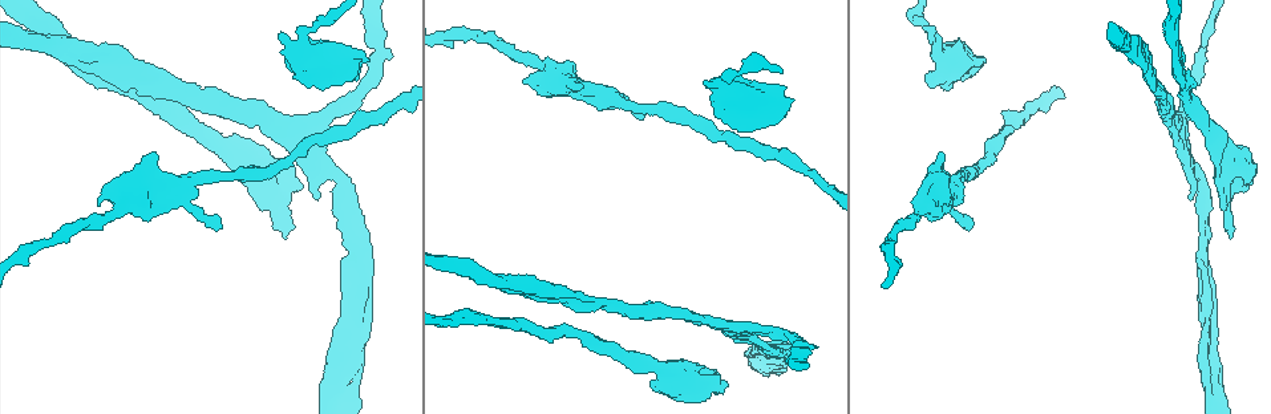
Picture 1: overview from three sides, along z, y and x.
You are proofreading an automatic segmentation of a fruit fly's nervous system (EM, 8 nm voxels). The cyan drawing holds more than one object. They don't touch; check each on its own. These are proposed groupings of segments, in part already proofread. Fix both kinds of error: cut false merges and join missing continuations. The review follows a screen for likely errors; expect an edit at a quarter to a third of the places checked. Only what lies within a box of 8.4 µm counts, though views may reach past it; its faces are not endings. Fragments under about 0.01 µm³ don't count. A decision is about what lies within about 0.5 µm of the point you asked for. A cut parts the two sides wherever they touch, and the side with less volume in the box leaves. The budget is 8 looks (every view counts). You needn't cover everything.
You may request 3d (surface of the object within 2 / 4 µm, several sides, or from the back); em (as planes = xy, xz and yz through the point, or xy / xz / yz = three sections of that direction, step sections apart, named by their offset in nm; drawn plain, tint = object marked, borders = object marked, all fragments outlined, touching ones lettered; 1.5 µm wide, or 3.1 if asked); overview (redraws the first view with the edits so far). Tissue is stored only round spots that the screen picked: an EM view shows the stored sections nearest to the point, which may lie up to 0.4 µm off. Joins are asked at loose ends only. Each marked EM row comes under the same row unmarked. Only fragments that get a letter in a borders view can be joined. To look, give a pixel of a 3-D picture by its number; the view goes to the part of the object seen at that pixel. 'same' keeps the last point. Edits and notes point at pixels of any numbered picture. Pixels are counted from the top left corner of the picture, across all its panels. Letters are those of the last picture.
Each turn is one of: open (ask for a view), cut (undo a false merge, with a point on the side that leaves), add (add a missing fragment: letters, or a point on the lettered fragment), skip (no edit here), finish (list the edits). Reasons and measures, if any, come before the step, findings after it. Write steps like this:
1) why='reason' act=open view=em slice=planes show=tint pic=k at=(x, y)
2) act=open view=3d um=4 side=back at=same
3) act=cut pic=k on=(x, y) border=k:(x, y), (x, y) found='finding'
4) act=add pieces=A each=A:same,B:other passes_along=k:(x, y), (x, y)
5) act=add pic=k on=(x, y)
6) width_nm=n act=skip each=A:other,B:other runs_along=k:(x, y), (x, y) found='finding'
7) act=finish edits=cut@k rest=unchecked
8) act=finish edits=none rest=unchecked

why='four or more arms meet' act=open view=em slice=planes show=borders pic=1 at=(720, 321)

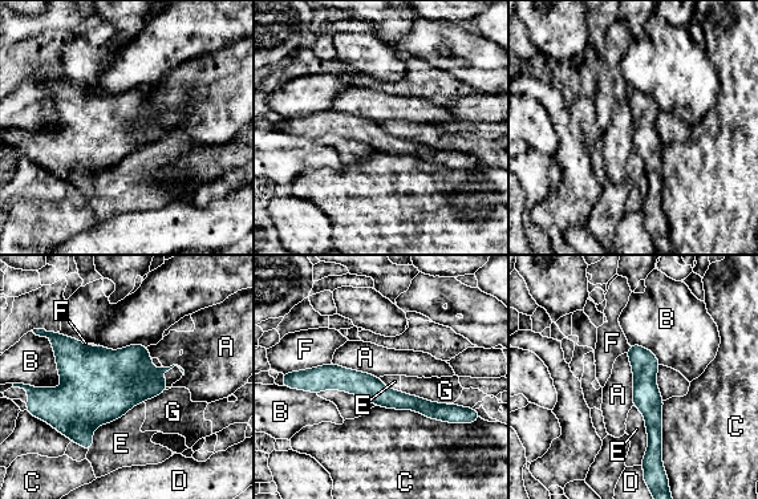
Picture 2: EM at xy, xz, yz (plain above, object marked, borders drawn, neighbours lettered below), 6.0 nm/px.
act=skip each=A:other,B:other,C:other,D:other,E:other,F:other,G:other runs_along=2:(307, 377), (450, 409) found='all the same cell'

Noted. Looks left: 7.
why='stops while still wide' act=open view=3d um=4 pic=1 at=(306, 83)

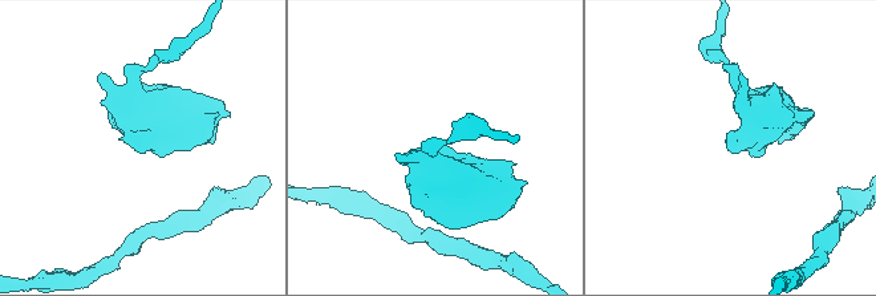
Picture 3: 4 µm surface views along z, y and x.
why='now the EM' act=open view=em slice=yz step=4 show=tint pic=3 at=(729, 146)

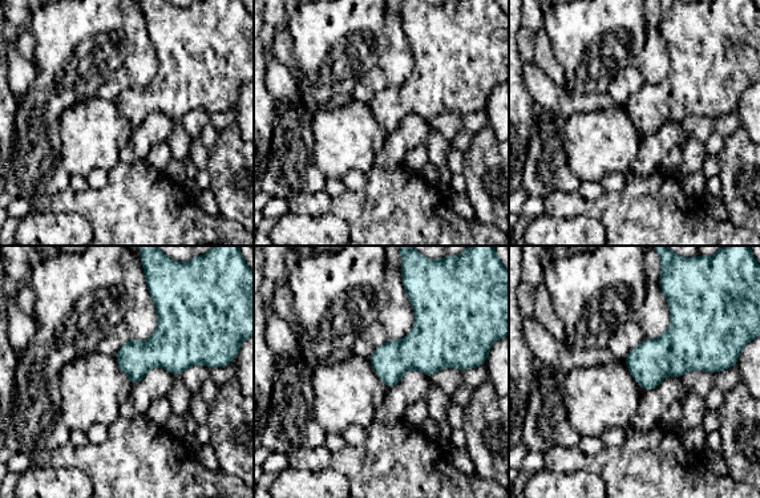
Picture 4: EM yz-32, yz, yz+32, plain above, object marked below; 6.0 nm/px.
why='another direction' act=open view=em slice=planes show=borders at=same

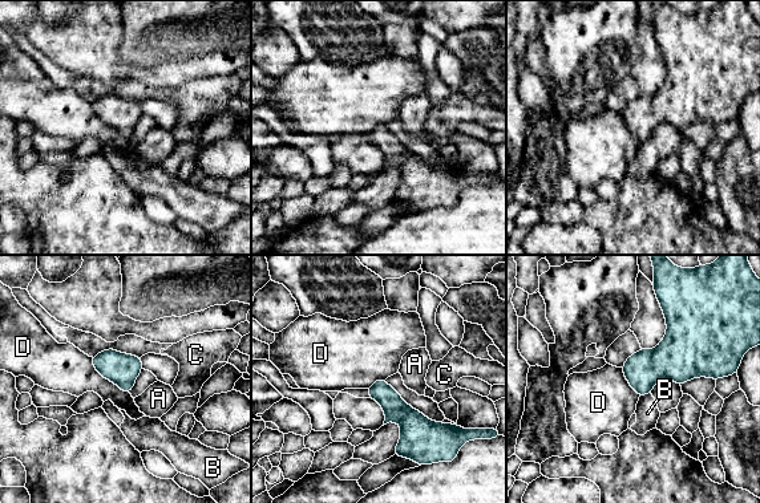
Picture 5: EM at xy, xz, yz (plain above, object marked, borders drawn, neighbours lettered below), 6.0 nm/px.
longest_contact=D:340nm act=skip each=A:other,B:other,C:other,D:other found='none of them fits'

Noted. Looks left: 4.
why='branch stops here' act=open view=em slice=planes show=borders pic=1 at=(340, 282)

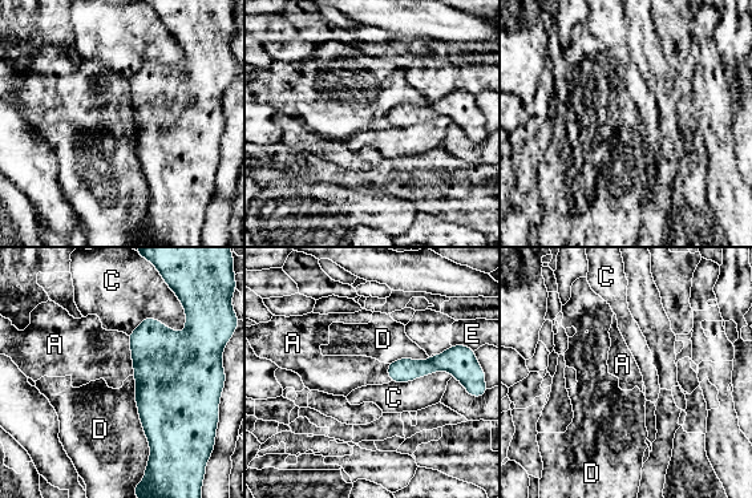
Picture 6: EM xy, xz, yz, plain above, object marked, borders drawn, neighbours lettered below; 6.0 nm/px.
act=skip each=A:other,C:other,D:other,E:other border=6:(128, 336), (133, 375) found='no lettered fragment goes on from it'

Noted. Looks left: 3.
act=finish edits=none rest=unchecked

